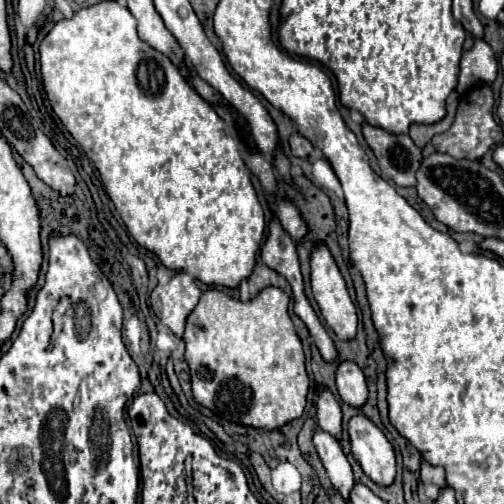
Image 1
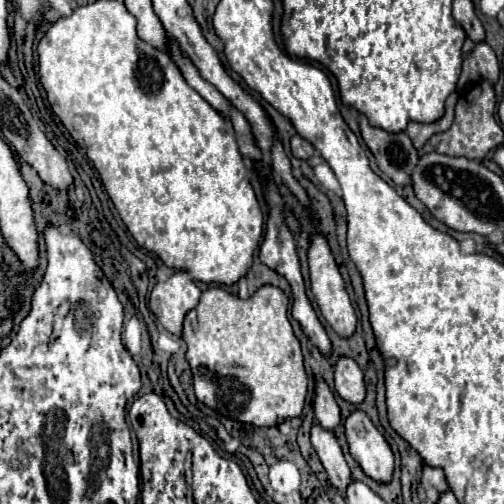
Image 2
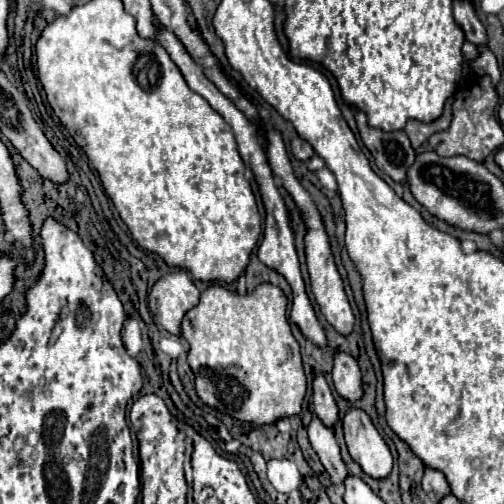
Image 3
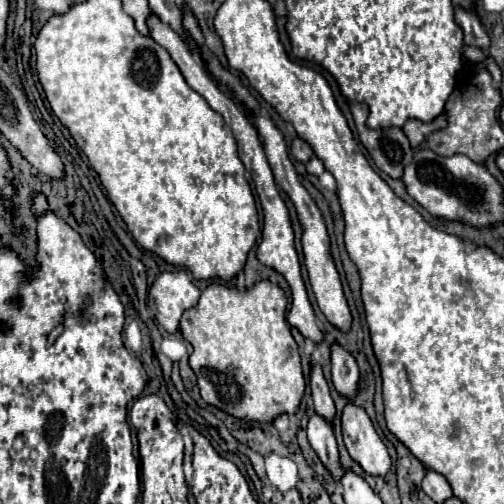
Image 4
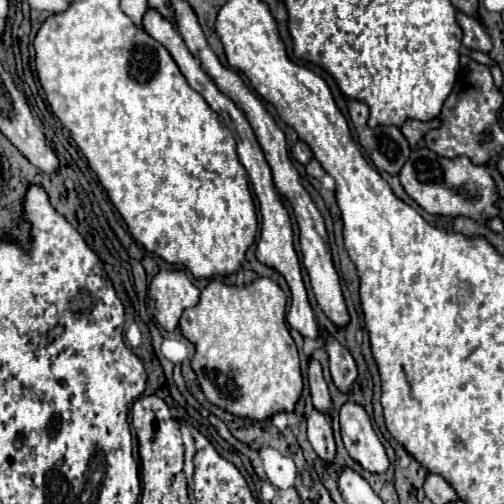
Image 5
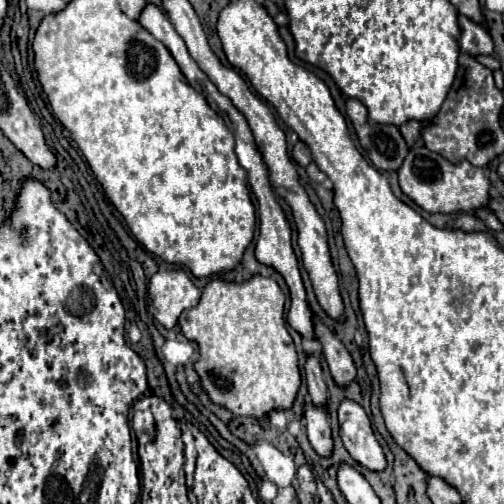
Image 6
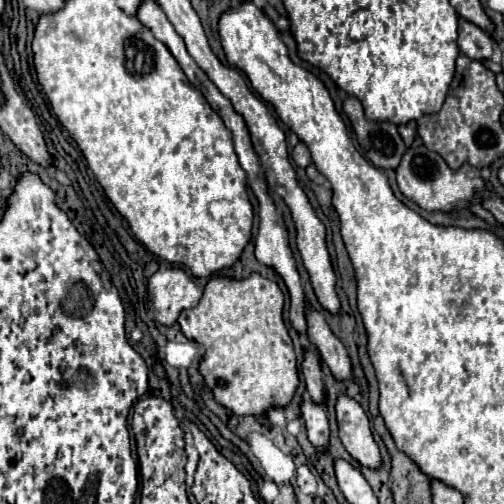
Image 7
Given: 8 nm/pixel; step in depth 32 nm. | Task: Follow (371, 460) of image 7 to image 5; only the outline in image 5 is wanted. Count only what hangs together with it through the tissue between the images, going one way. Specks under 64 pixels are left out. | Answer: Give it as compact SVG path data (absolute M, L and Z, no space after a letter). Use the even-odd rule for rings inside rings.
M346 402L340 408L340 430L348 454L368 472L386 472L390 462L380 444L366 410L360 404Z

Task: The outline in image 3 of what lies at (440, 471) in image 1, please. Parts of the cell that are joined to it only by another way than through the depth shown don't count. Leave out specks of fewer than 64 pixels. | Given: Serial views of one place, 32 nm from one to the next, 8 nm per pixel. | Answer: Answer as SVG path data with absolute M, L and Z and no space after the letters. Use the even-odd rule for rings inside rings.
M426 468L424 478L422 478L422 488L424 488L424 492L434 492L434 496L436 496L438 502L444 496L450 494L450 486L448 486L444 474L438 472L438 470L432 470L432 468Z

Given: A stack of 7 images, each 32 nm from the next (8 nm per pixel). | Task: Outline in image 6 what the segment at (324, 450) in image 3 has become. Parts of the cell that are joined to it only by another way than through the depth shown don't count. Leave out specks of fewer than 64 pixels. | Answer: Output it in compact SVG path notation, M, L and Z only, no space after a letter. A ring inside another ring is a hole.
M314 404L304 406L304 420L306 420L306 430L308 430L308 440L312 448L320 456L330 456L332 454L332 436L330 436L330 424L324 408L318 408Z

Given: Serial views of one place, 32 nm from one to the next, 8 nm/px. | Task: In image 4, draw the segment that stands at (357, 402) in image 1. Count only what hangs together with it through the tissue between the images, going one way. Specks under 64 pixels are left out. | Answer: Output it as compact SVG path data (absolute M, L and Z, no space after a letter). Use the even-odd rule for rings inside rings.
M340 344L330 346L330 360L332 360L332 384L334 388L352 398L358 388L358 366L352 354L342 348Z

